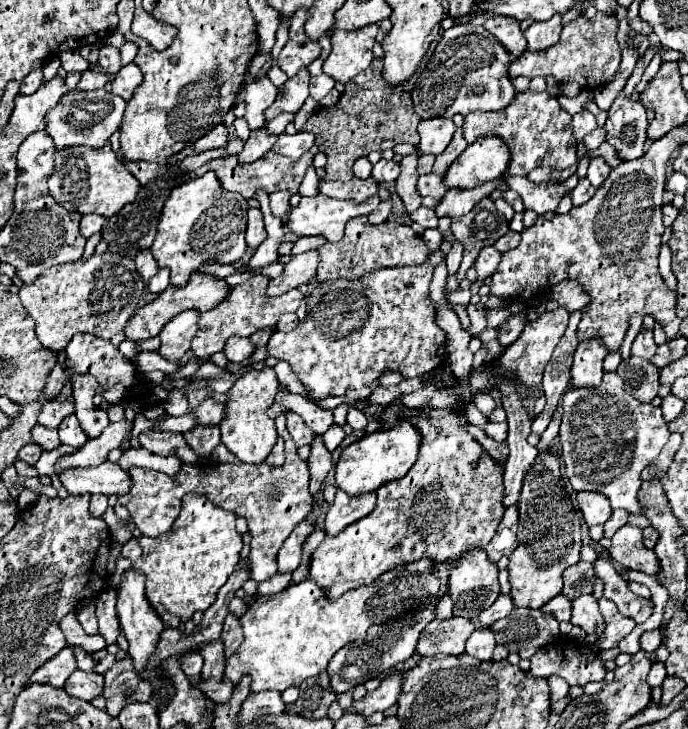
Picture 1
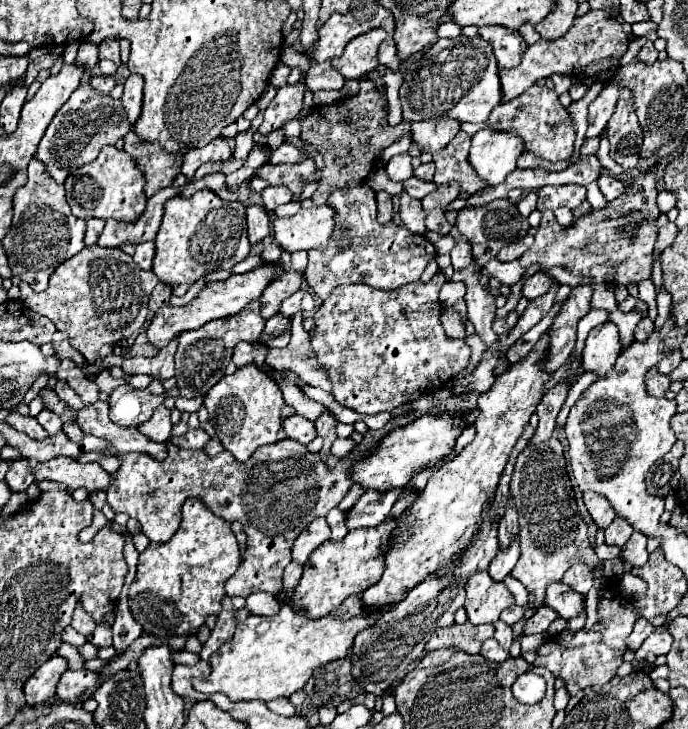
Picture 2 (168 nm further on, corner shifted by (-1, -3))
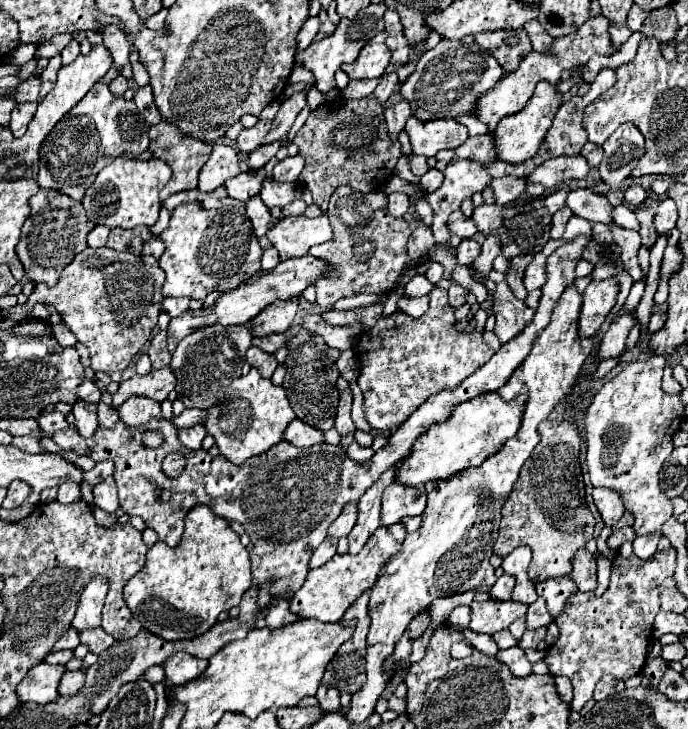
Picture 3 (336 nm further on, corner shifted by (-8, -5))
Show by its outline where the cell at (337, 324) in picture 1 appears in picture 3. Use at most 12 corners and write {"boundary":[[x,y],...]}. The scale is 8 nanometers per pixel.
{"boundary":[[434,285],[356,343],[364,417],[394,431],[494,353]]}

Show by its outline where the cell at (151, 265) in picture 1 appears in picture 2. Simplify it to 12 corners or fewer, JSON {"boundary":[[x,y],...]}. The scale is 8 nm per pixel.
{"boundary":[[139,243],[135,249],[135,263],[151,269],[155,257],[155,243]]}

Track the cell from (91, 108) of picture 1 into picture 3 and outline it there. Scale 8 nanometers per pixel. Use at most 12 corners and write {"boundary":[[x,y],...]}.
{"boundary":[[96,83],[44,139],[38,185],[80,201],[148,149],[134,101]]}

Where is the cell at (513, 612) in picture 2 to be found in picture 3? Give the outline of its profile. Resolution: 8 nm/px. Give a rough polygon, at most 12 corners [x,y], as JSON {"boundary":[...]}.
{"boundary":[[544,599],[528,605],[526,627],[538,629],[550,623]]}

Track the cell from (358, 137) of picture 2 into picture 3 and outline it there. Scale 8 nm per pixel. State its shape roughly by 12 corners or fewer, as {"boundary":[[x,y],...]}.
{"boundary":[[372,95],[336,97],[294,137],[300,185],[380,189],[402,153]]}

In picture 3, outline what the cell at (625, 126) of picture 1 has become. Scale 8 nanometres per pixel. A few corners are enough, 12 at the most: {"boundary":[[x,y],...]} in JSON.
{"boundary":[[622,123],[602,145],[600,179],[620,185],[644,155],[644,137]]}

